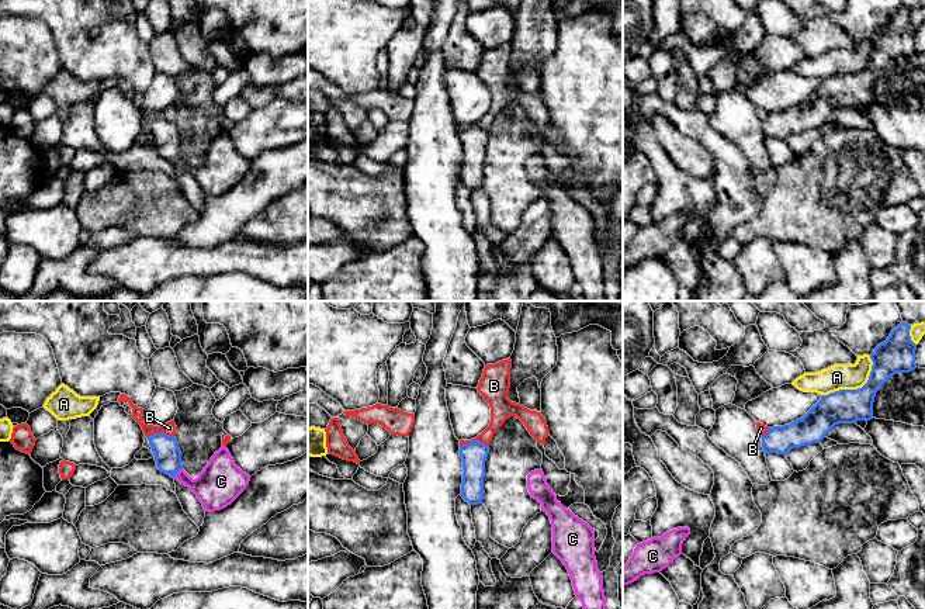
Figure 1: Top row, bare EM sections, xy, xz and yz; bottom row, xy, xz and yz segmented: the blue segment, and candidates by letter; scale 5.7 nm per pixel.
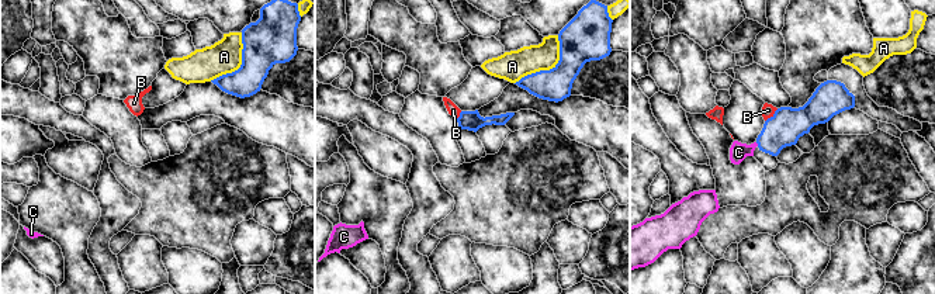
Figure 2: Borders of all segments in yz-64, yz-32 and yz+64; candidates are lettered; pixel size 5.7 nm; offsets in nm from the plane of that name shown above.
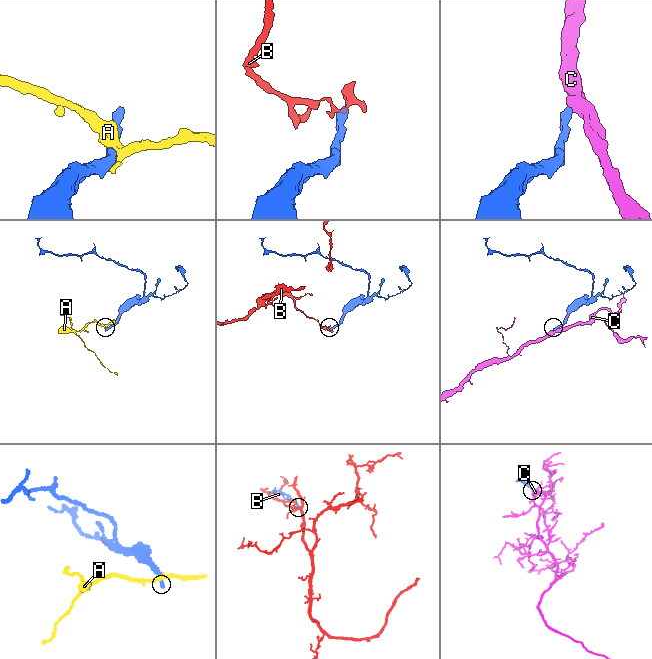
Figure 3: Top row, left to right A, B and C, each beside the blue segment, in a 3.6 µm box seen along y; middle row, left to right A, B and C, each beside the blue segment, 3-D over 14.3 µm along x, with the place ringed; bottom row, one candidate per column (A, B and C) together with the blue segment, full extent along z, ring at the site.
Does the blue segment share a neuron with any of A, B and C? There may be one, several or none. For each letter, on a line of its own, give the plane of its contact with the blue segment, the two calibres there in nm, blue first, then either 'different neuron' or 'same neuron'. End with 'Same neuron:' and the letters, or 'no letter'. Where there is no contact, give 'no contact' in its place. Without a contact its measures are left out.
A: yz | 190/150 nm | different neuron
B: xz | 150/130 nm | different neuron
C: xy | 160/240 nm | same neuron
Same neuron: C

